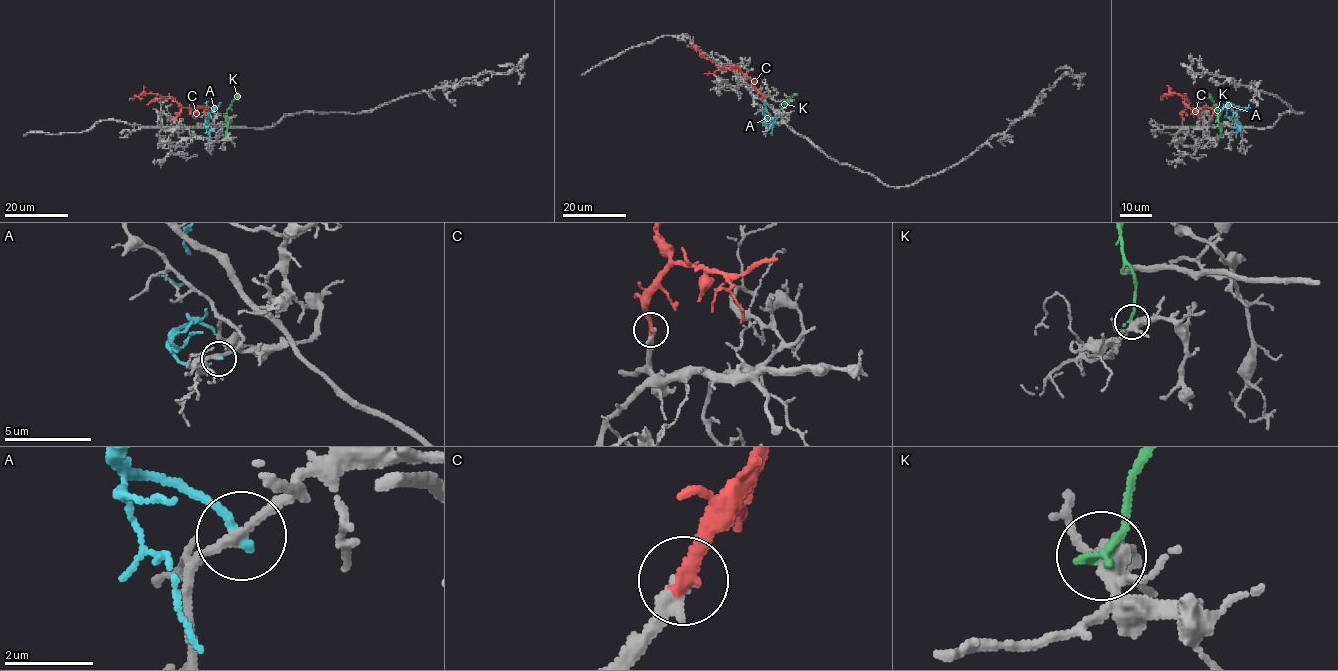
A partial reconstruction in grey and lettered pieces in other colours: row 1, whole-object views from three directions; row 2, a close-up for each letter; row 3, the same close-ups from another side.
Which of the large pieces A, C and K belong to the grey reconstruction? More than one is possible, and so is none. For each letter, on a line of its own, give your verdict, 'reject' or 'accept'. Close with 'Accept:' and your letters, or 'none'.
A: reject
C: accept
K: reject
Accept: C

